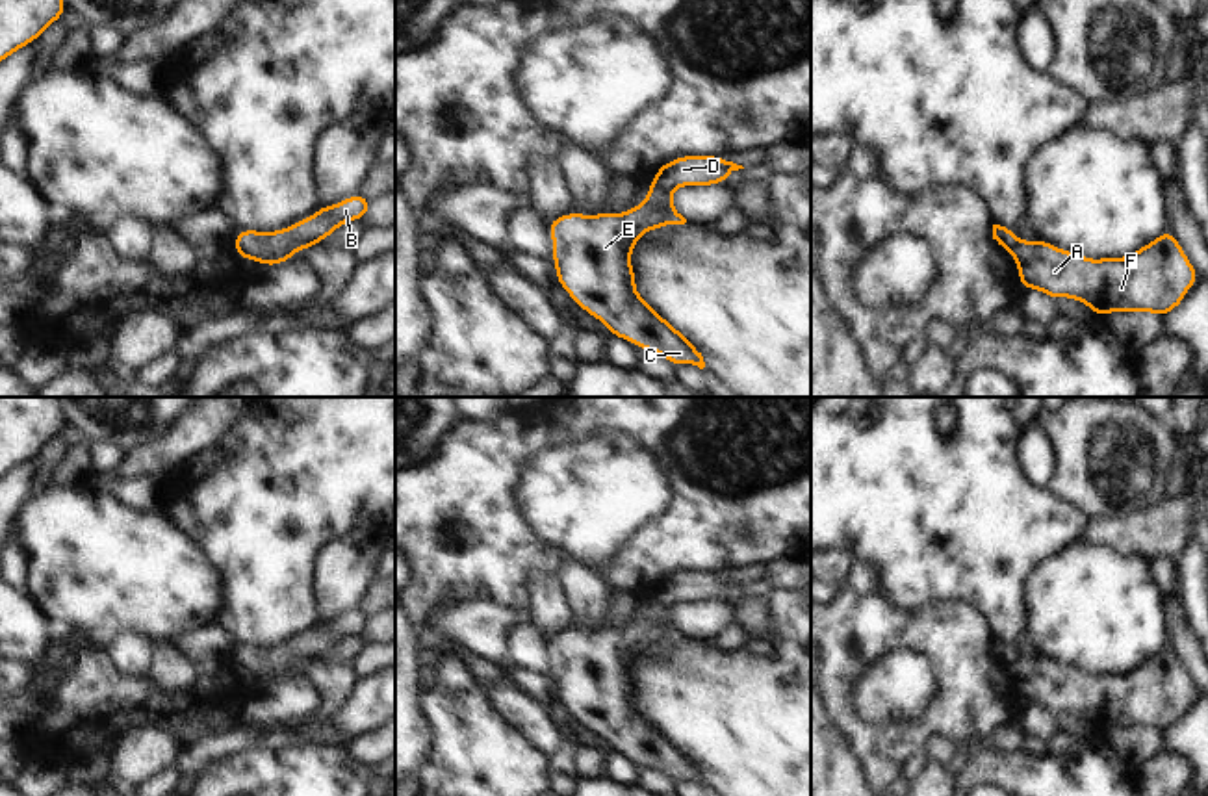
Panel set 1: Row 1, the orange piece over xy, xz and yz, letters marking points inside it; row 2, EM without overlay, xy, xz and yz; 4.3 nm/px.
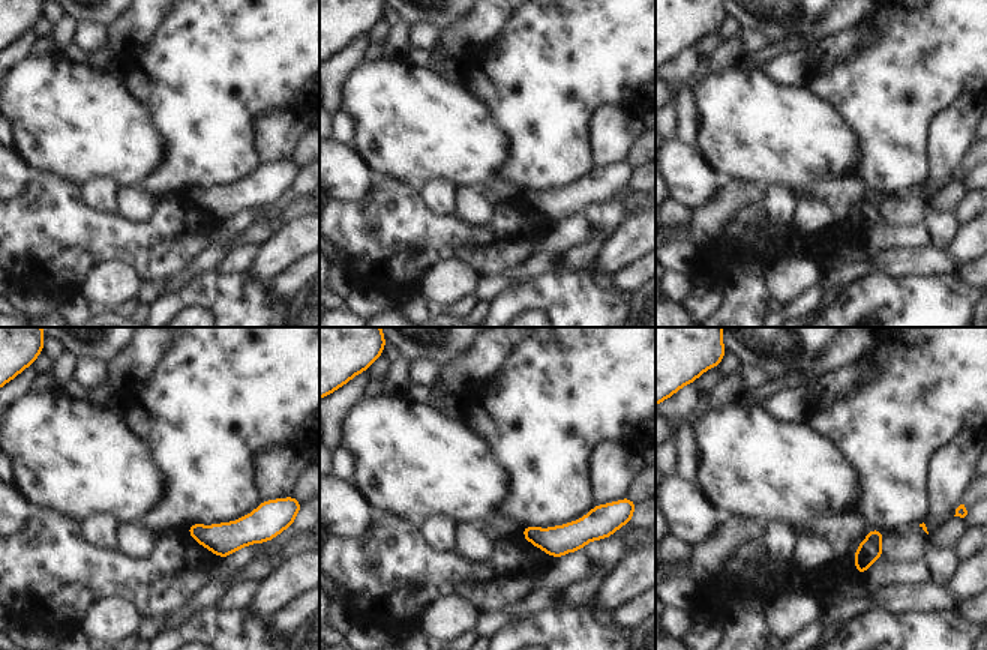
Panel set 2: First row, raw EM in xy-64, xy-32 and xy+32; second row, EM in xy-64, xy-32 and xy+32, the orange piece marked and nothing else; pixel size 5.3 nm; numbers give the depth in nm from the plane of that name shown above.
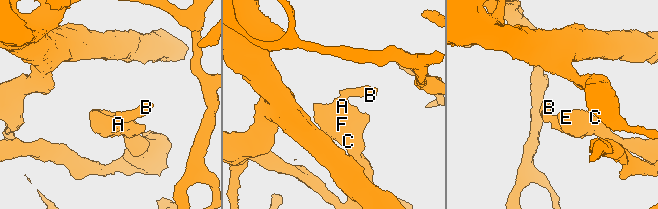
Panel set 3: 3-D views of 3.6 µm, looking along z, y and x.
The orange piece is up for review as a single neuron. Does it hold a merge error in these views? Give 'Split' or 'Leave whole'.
Split.

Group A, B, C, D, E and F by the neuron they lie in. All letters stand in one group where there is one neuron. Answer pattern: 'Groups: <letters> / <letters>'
Groups: A C E F / B D.

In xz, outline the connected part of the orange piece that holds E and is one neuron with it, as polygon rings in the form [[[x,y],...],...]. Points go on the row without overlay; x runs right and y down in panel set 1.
[[[651,597],[648,605],[646,616],[623,629],[585,631],[570,627],[549,636],[557,698],[579,724],[599,735],[614,753],[623,753],[638,764],[659,768],[672,781],[692,779],[703,785],[701,768],[668,735],[661,733],[635,703],[636,688],[629,674],[640,651],[666,640],[687,638],[674,623],[672,609],[666,603]]]

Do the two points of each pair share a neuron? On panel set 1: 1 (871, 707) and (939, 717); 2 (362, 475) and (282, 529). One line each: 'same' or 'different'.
1: different
2: same

